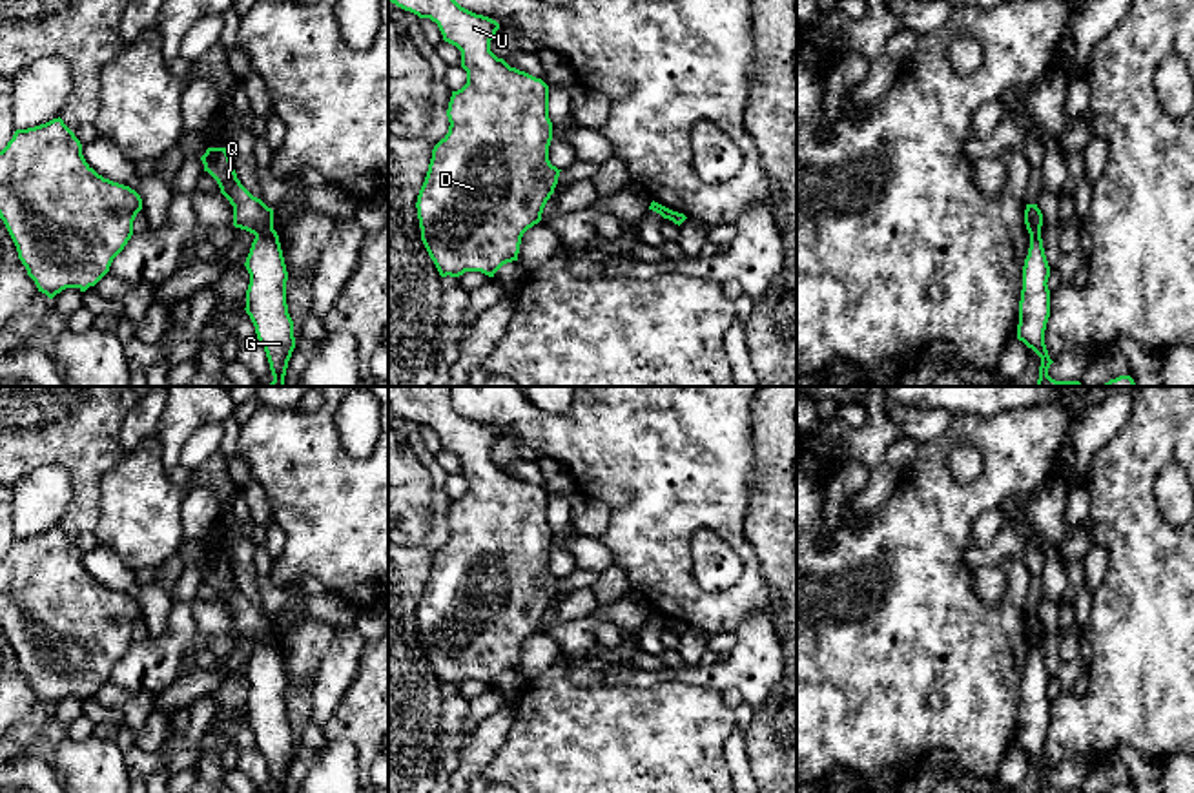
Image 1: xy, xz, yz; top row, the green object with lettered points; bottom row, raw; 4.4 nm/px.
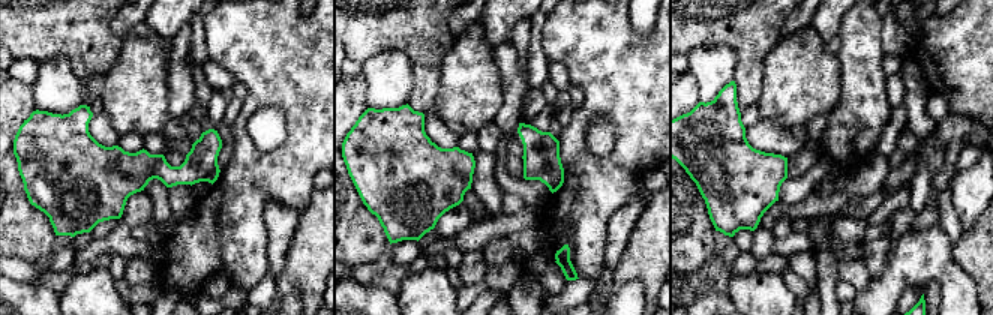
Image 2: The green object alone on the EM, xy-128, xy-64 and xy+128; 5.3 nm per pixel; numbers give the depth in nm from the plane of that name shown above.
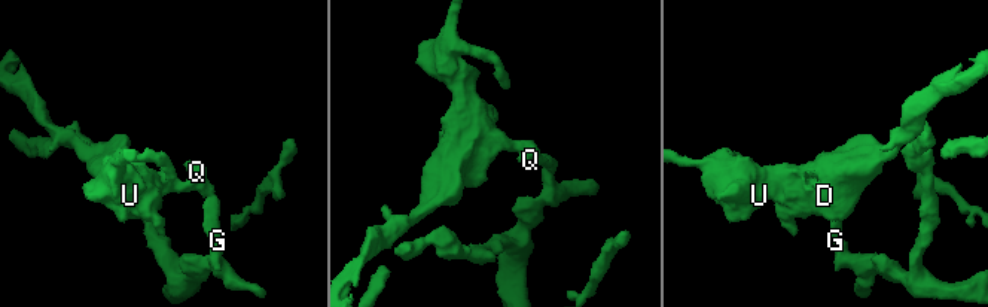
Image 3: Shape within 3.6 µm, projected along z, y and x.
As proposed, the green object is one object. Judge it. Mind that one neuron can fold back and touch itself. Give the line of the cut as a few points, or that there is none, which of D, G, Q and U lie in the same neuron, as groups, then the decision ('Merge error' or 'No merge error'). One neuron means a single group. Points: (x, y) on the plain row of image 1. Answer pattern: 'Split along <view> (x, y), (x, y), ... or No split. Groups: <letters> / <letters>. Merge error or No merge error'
Split along xy (272, 637), (256, 644). Groups: D Q U / G. Merge error

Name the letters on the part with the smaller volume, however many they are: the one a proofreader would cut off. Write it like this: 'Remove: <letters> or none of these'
Remove: D, Q, U

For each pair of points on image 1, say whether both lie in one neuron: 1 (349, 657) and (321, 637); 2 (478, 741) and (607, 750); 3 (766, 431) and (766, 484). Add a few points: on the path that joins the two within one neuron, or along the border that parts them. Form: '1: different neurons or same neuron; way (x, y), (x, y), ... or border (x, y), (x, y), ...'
1: different neurons; border (338, 629), (312, 679)
2: different neurons; border (509, 702), (514, 722), (480, 773)
3: same neuron; way (766, 443), (766, 471)

